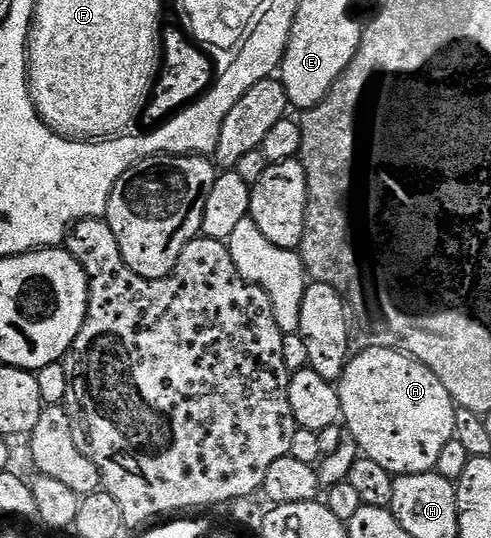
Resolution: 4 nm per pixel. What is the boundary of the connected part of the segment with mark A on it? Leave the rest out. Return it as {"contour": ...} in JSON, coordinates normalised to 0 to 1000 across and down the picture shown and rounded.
{"contour":[[[754,647],[707,667],[705,686],[686,706],[684,719],[703,801],[711,816],[729,823],[735,846],[758,851],[758,859],[782,866],[782,874],[802,887],[884,875],[896,836],[904,836],[904,829],[925,816],[929,753],[912,725],[904,725],[904,710],[896,710],[896,703],[888,703],[872,680],[807,649]]]}

